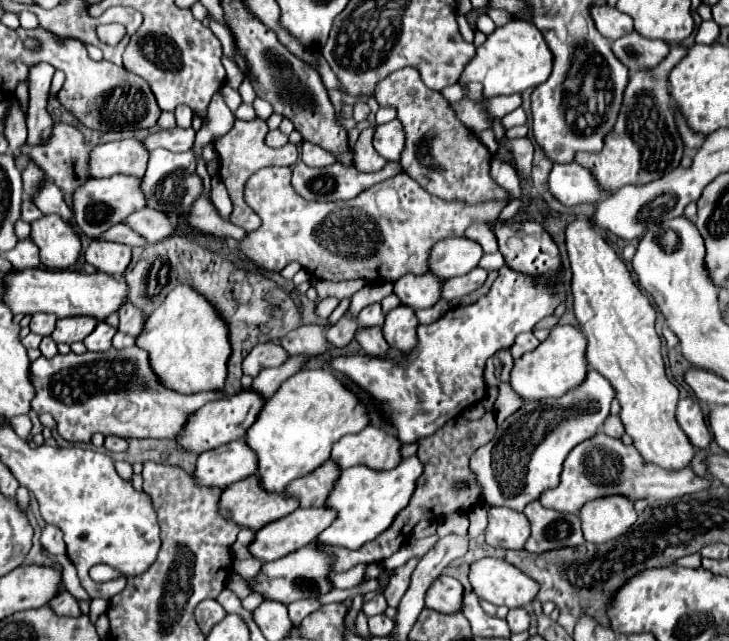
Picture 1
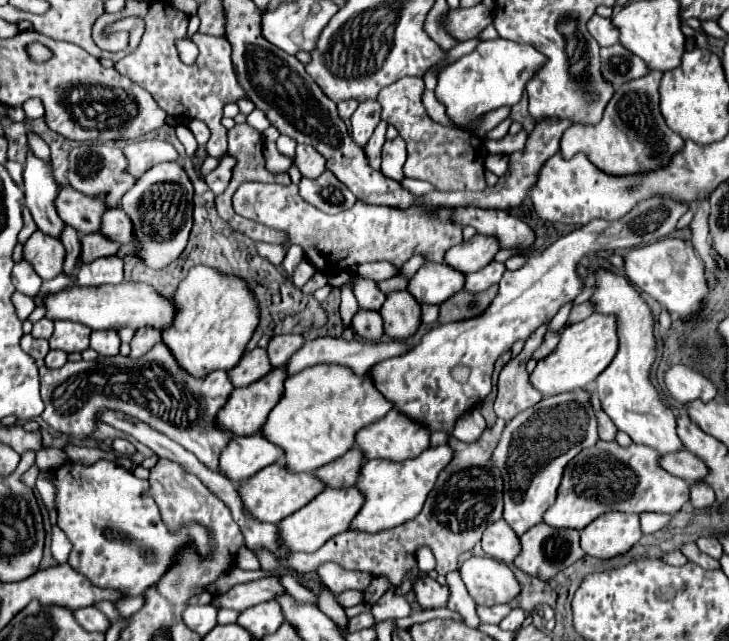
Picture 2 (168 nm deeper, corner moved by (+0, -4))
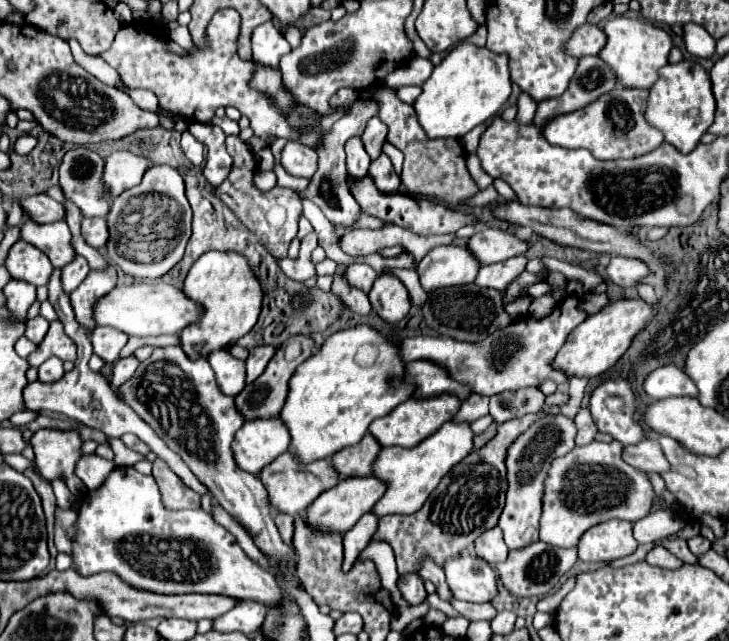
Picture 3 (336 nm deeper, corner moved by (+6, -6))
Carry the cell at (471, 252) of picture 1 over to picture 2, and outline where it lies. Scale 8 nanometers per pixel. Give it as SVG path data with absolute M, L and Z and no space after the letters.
M476 233L470 241L462 241L460 245L454 245L446 251L446 265L460 273L474 273L482 267L486 267L492 257L498 253L498 241L494 237L484 237Z

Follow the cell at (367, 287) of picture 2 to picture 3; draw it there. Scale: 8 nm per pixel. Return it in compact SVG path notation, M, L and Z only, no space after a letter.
M354 263L346 269L346 279L350 281L350 285L360 287L362 291L368 293L372 289L374 279L376 279L376 271L364 263Z

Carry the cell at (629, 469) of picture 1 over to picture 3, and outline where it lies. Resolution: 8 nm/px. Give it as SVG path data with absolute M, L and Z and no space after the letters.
M592 441L584 447L574 447L568 455L554 459L548 479L544 481L540 541L564 549L576 547L578 539L598 523L610 519L636 523L646 517L652 499L654 491L646 473L622 461L622 445L618 441Z

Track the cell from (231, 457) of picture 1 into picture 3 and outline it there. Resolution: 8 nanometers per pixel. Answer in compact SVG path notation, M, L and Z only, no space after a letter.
M278 417L252 419L236 431L232 451L240 469L258 475L278 455L288 451L288 445L288 429Z

